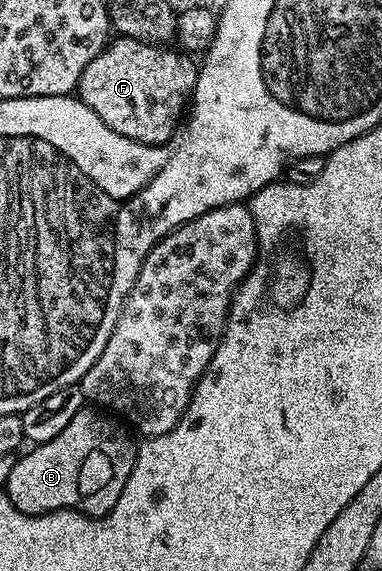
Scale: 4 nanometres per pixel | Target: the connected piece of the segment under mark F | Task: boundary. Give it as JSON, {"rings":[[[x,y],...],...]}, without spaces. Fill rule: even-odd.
{"rings":[[[114,37],[104,52],[85,69],[79,80],[76,93],[119,136],[141,142],[144,146],[163,146],[177,133],[190,105],[193,89],[197,86],[198,63],[192,62],[185,52],[176,54],[173,48],[162,48],[152,42],[140,42],[134,38]]]}

